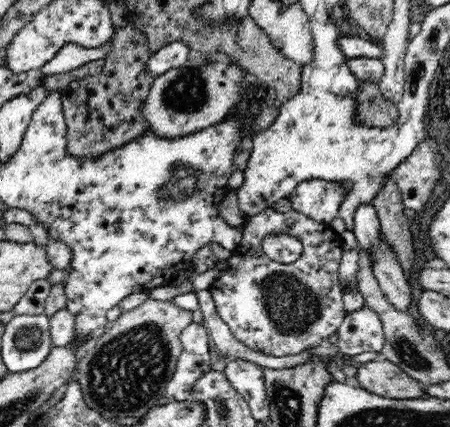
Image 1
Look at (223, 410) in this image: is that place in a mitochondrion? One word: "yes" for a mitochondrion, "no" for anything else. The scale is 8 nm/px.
no

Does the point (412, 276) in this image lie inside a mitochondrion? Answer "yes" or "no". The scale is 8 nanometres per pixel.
no

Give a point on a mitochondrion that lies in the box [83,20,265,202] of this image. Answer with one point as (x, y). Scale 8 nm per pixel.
(188, 93)

